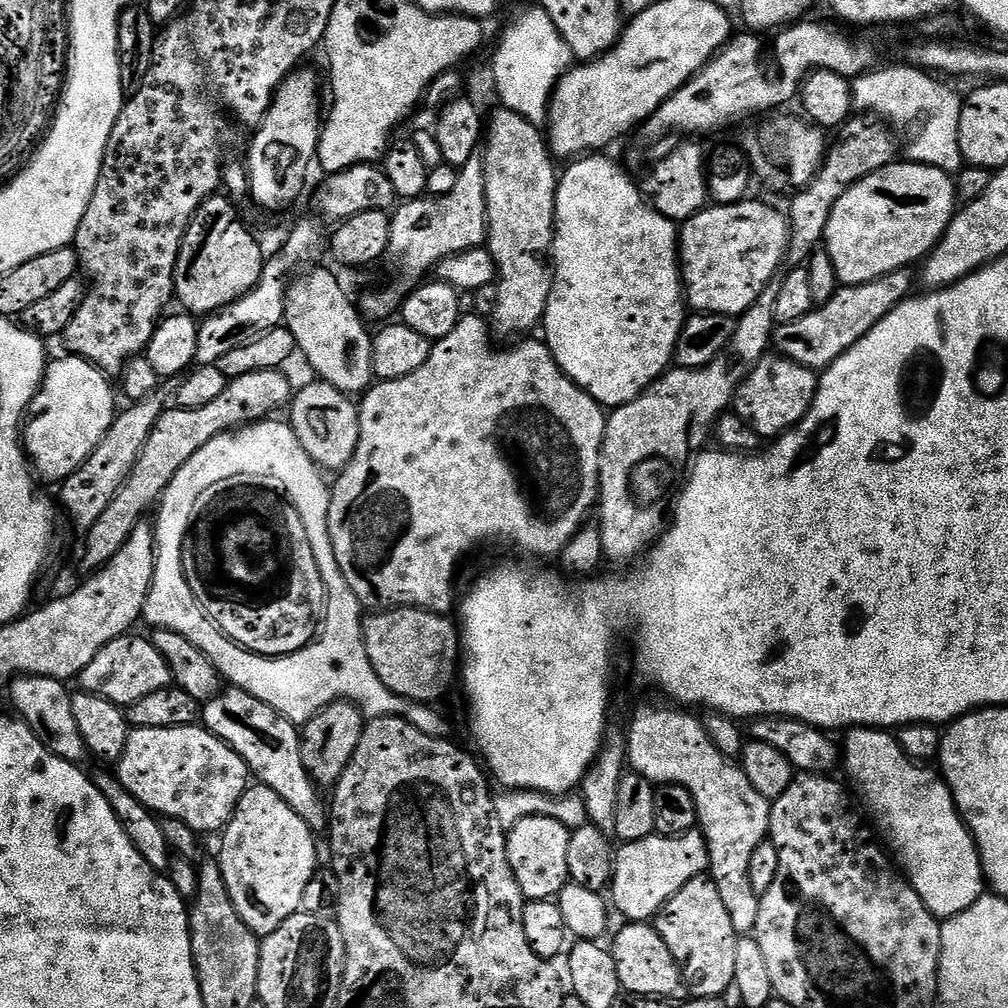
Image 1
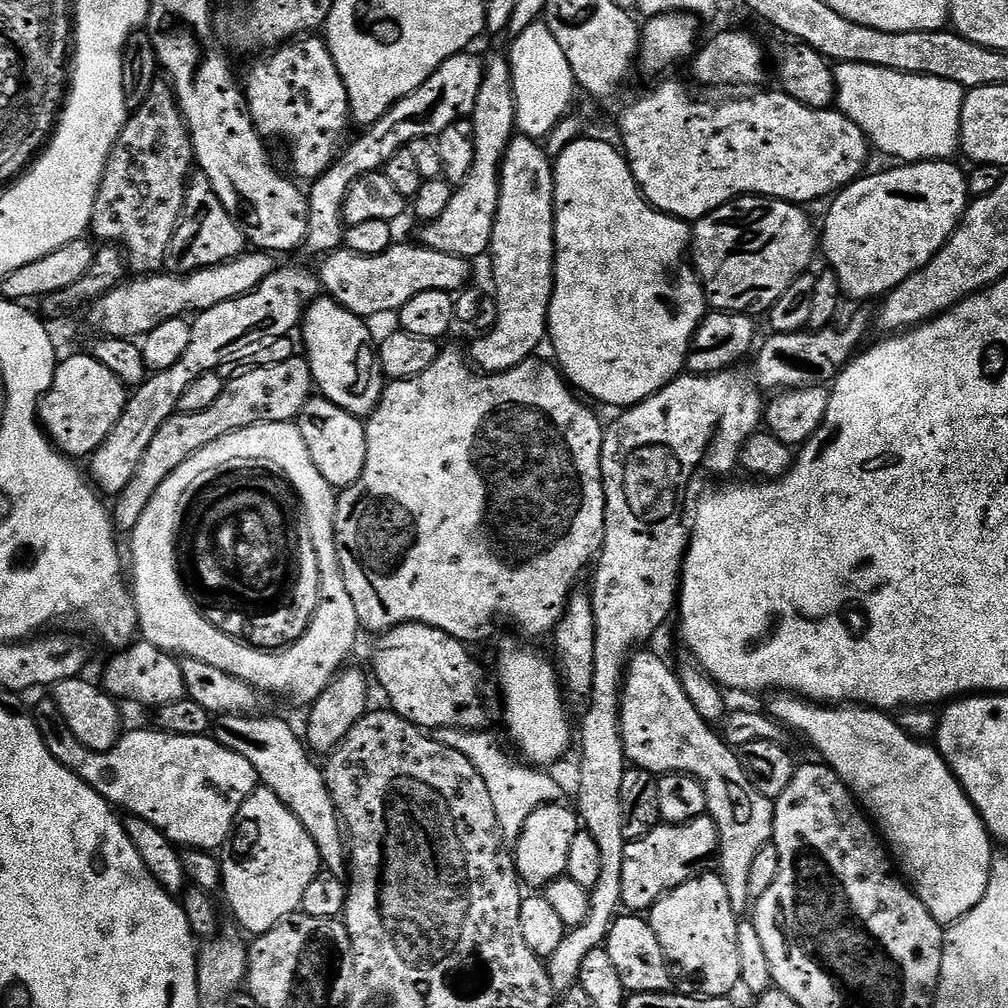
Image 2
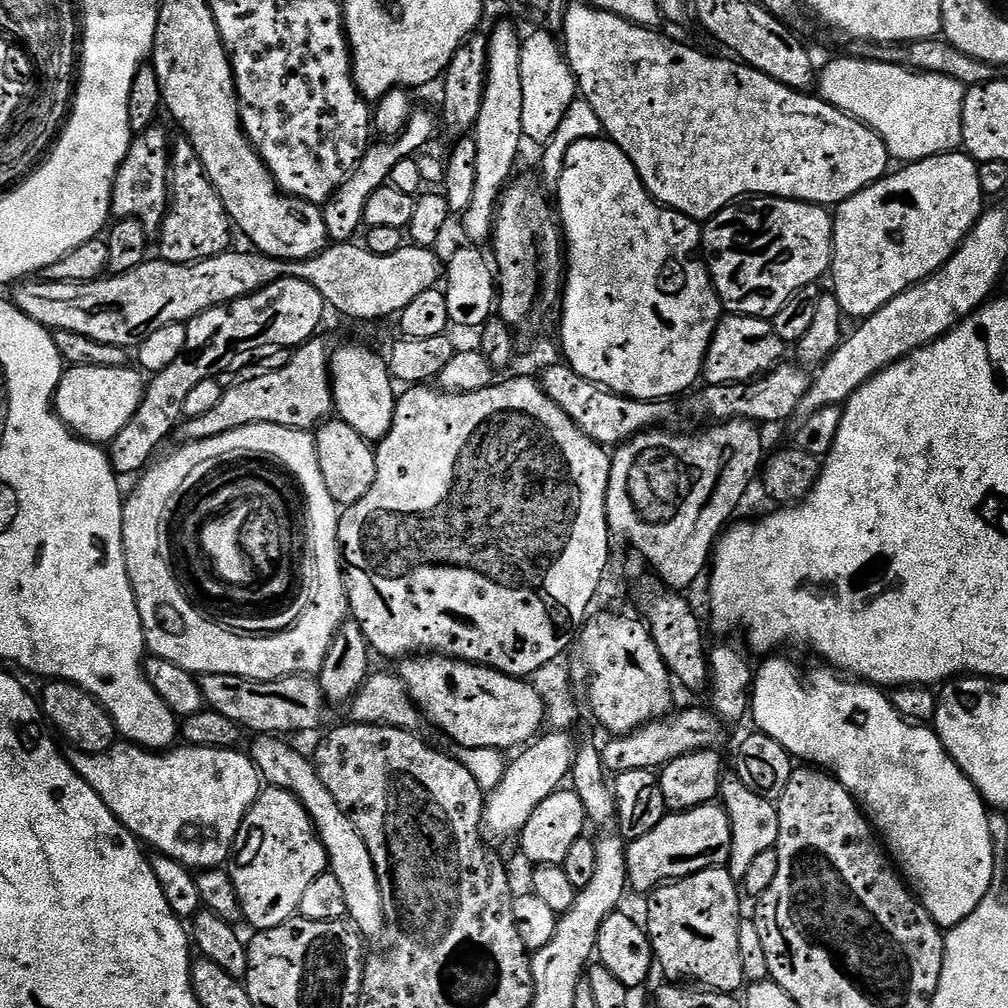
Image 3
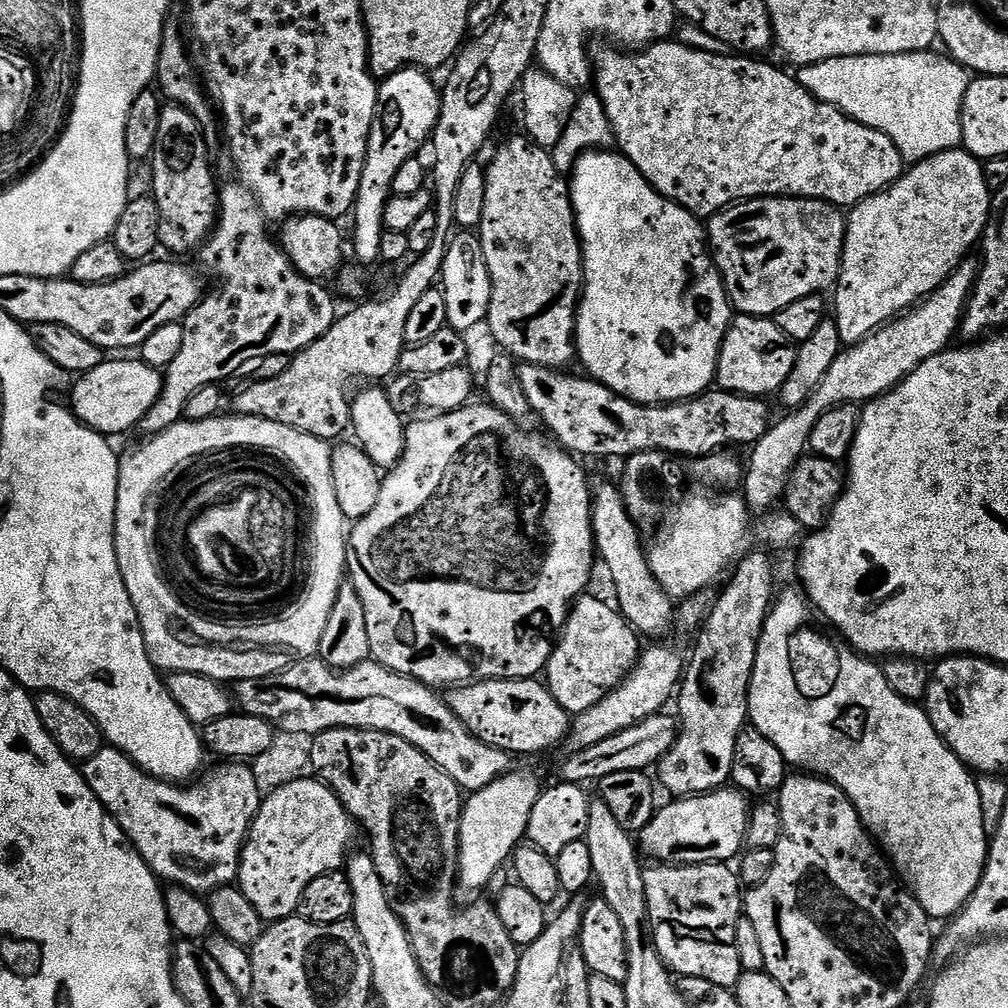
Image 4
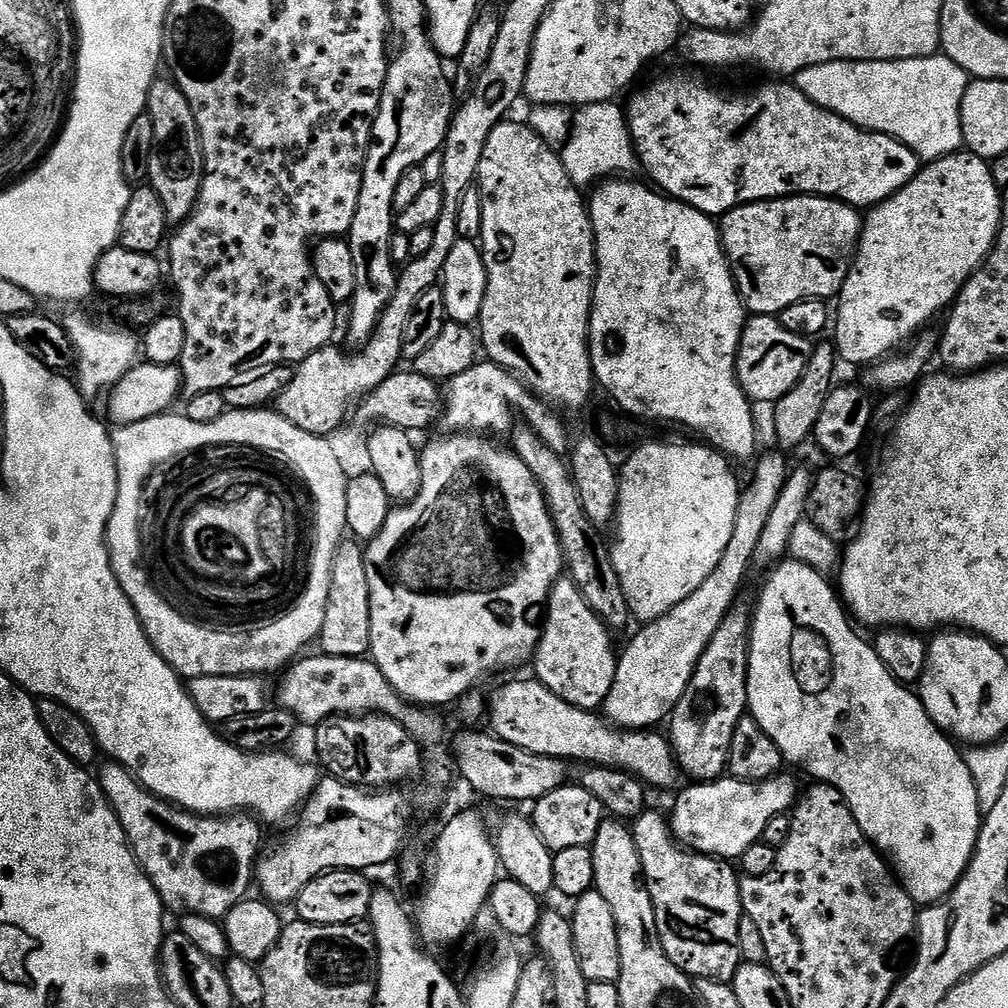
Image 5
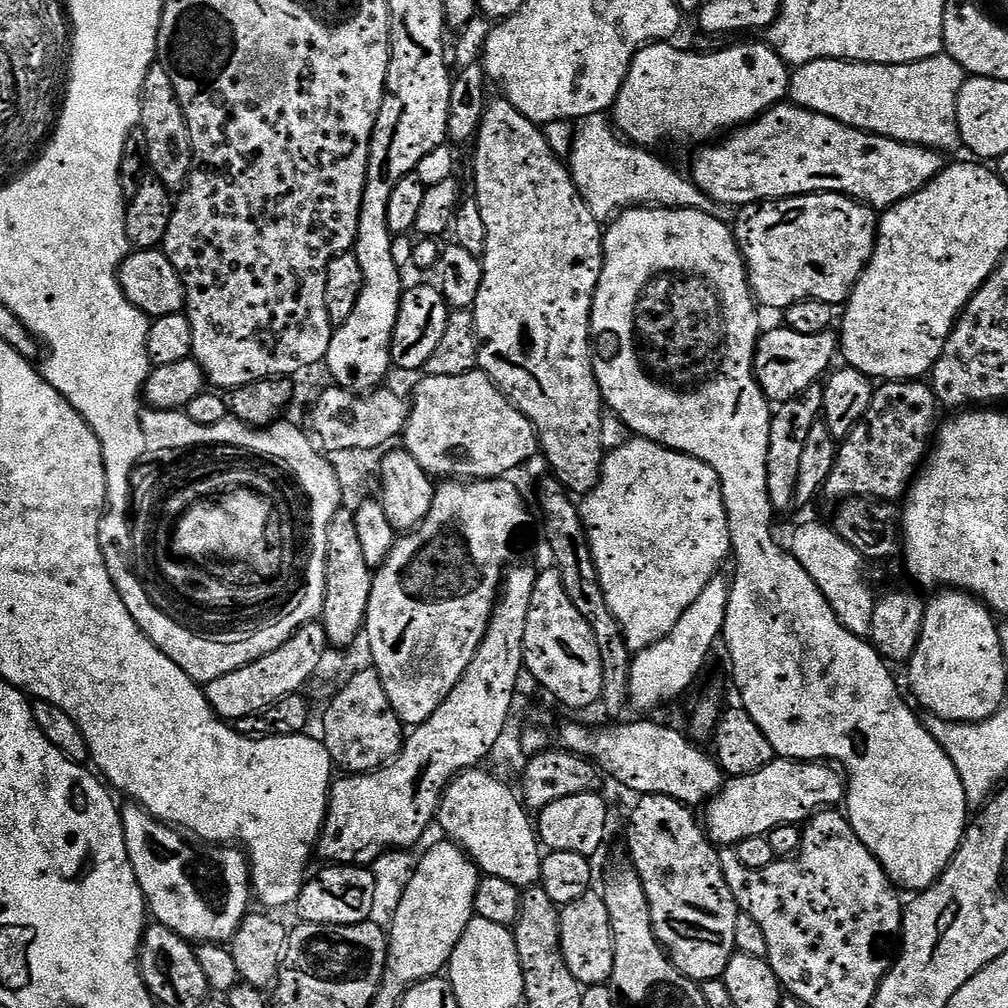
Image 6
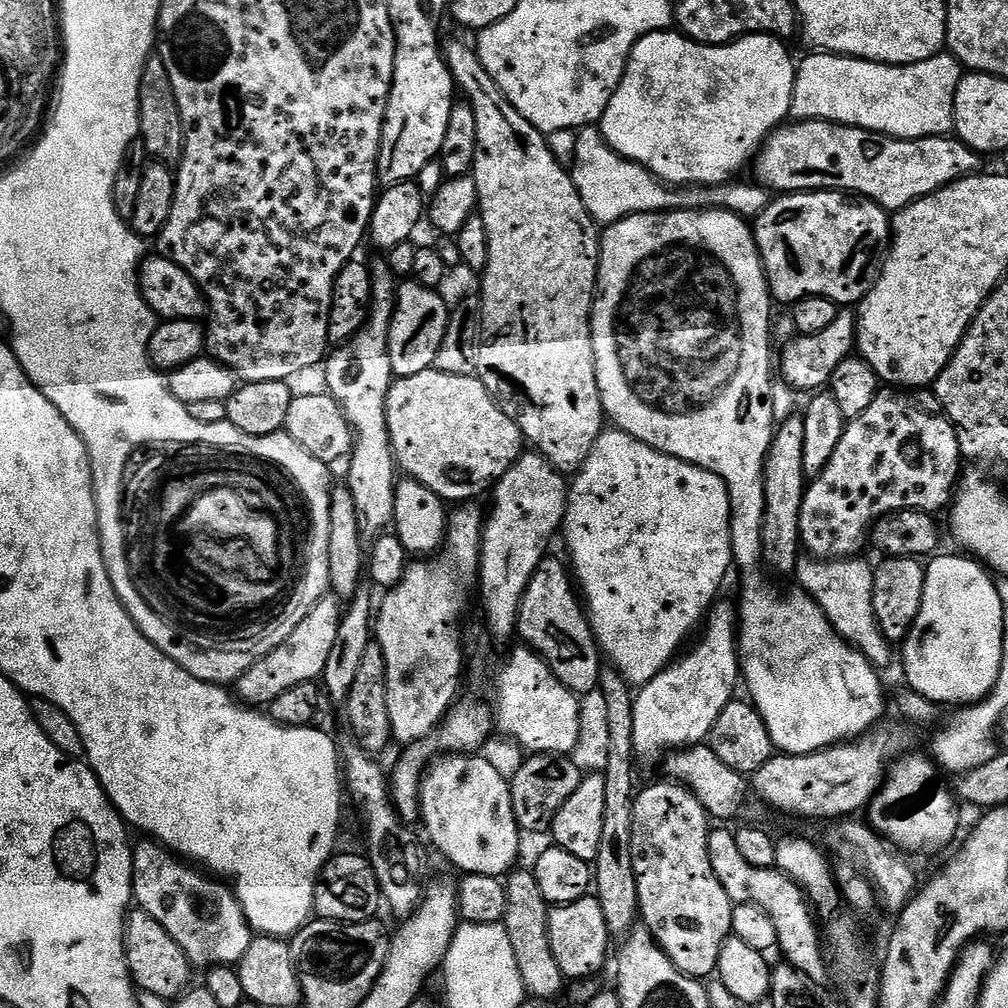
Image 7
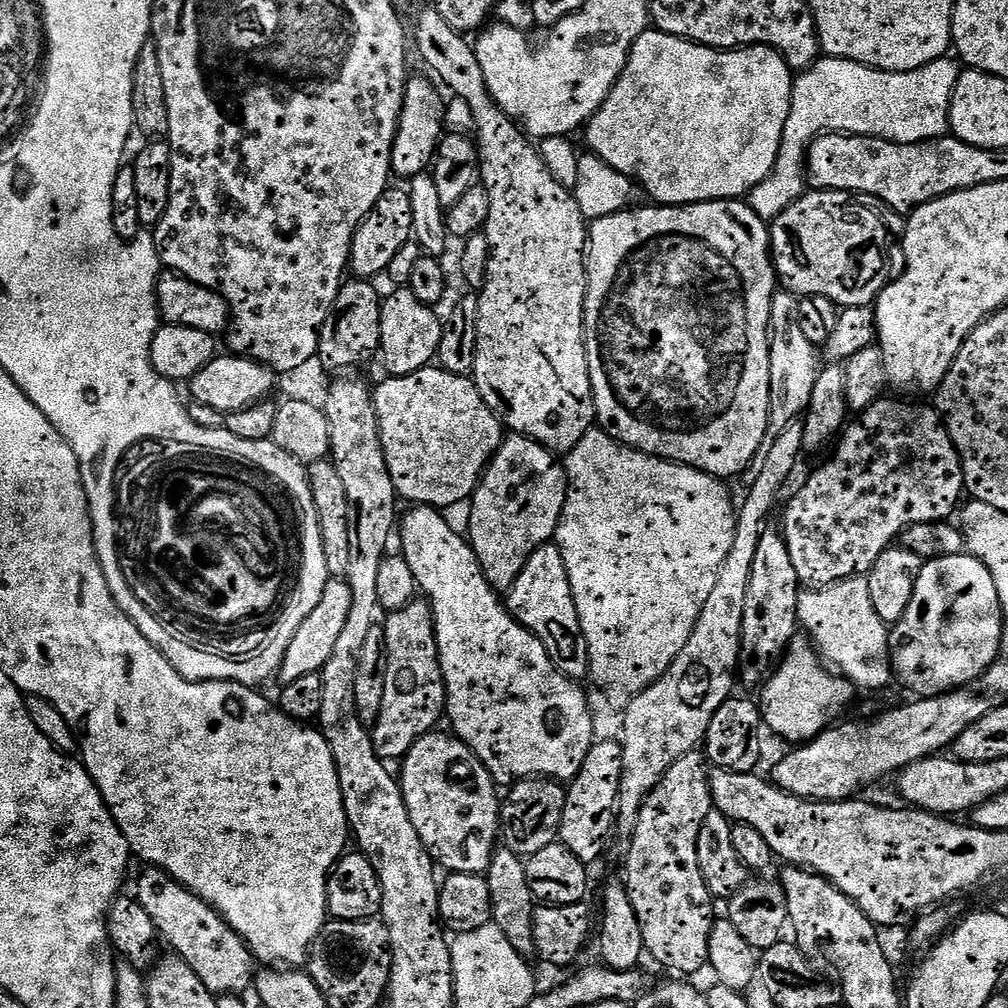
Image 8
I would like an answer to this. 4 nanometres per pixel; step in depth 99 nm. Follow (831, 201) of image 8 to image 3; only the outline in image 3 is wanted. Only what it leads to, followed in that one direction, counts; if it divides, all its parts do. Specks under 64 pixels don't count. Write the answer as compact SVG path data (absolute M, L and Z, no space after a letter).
M758 196L747 201L748 208L740 208L744 206L729 206L721 210L711 220L707 221L702 228L702 260L708 270L708 276L712 280L716 293L720 295L720 303L723 311L728 314L738 316L759 316L761 318L771 318L774 314L778 314L778 310L782 310L782 306L786 303L786 298L790 298L790 294L794 294L800 288L805 288L811 284L823 281L829 275L832 267L832 222L833 213L822 204L807 204L801 200L787 200L781 196Z

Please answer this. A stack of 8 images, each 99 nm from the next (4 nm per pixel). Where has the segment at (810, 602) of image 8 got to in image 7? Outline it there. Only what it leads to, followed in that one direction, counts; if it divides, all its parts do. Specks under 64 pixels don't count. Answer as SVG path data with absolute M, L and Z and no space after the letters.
M804 554L796 561L794 579L824 611L836 633L846 643L857 648L869 663L876 665L877 669L884 670L892 660L892 652L888 649L891 648L890 641L882 634L874 618L873 565L868 565L864 558L817 560L815 556Z

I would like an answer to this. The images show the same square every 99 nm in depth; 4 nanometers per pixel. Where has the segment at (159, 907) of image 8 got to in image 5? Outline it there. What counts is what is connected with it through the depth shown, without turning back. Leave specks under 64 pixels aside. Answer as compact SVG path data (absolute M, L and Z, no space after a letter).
M104 762L99 765L98 779L104 797L110 802L122 830L126 834L128 844L132 848L136 860L140 863L150 882L158 890L161 900L169 909L177 914L192 913L202 915L206 919L223 921L224 915L238 901L249 895L248 887L253 887L254 873L261 855L260 828L262 824L251 814L225 814L223 816L198 816L194 812L186 812L174 804L161 800L140 785L132 773L115 762Z

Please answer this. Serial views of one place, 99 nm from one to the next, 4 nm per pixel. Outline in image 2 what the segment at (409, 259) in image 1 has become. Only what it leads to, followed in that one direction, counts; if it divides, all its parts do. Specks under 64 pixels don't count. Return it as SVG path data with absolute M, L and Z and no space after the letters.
M496 56L485 63L482 90L478 90L478 102L474 102L474 114L470 119L474 126L474 166L470 166L468 177L453 191L450 206L446 206L442 218L425 223L418 237L425 248L465 258L480 256L483 252L485 255L492 247L494 218L500 198L500 163L517 131L512 65L505 57L503 60Z

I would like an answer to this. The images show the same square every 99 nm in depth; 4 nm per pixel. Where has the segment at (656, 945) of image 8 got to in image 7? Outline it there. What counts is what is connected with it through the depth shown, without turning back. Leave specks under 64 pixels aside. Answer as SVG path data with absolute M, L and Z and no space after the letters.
M663 782L641 787L635 793L632 809L632 845L634 846L634 874L638 882L640 915L643 927L652 931L657 944L668 953L674 966L683 976L708 978L716 972L718 954L724 943L732 935L733 903L726 894L722 882L710 866L708 853L708 833L710 817L702 802L683 784Z

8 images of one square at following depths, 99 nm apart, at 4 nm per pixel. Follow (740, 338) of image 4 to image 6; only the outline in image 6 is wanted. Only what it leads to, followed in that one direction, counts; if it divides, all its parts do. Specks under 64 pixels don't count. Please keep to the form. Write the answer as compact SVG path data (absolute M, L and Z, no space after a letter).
M787 326L779 327L772 328L769 332L767 329L761 335L756 344L752 367L758 386L769 402L793 400L798 394L805 392L811 384L817 383L833 367L832 359L835 356L837 359L838 356L838 336L835 331L829 330L822 334L798 334Z

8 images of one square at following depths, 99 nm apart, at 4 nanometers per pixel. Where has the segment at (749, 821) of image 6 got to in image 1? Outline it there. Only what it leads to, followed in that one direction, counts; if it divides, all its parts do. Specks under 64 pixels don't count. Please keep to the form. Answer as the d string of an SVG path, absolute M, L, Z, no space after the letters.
M693 830L681 836L648 836L645 840L621 843L614 852L610 904L628 922L651 921L664 908L664 903L686 882L708 872L708 847L704 835Z

